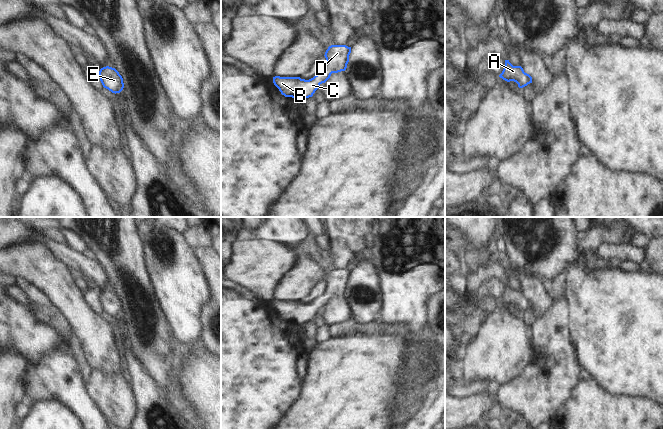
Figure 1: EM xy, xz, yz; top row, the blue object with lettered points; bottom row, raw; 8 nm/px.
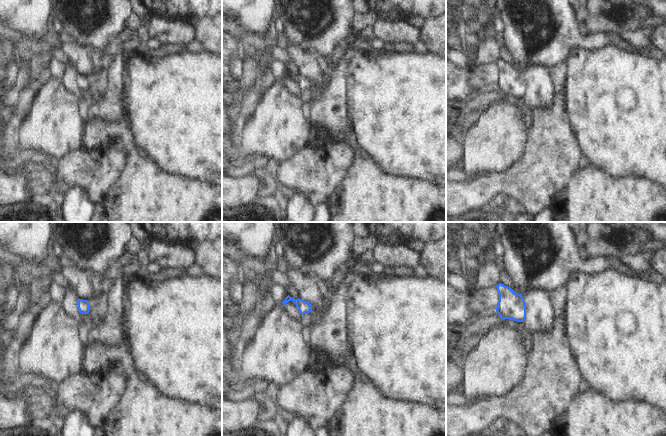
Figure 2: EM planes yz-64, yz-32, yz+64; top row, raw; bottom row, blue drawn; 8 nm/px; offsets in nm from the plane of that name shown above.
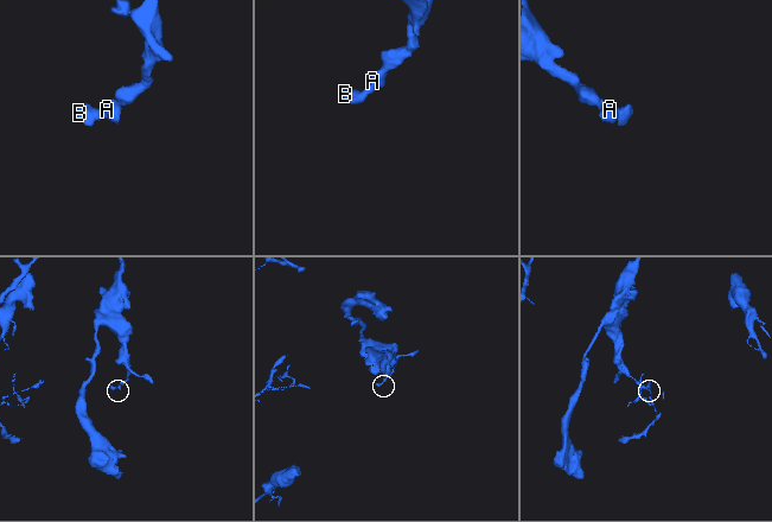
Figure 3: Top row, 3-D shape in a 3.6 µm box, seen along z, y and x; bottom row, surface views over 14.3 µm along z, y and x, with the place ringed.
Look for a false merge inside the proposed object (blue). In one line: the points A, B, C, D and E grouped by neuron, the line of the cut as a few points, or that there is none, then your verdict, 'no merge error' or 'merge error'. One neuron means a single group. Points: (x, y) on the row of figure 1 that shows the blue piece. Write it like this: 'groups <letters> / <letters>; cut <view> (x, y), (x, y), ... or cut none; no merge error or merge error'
groups A B C D E; cut none; no merge error

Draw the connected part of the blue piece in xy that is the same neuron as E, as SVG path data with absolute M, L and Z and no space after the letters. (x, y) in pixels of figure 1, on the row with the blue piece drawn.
M109 66L101 68L99 78L103 87L112 93L120 93L124 88L123 78L115 68Z

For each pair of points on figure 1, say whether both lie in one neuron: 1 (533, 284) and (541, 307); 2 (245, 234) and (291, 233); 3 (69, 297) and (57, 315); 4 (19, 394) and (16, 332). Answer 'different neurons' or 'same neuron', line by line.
1: same neuron
2: same neuron
3: different neurons
4: different neurons

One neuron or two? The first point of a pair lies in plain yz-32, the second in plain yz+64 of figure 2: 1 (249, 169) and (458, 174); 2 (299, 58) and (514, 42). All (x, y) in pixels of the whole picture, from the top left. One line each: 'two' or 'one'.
1: one
2: two

